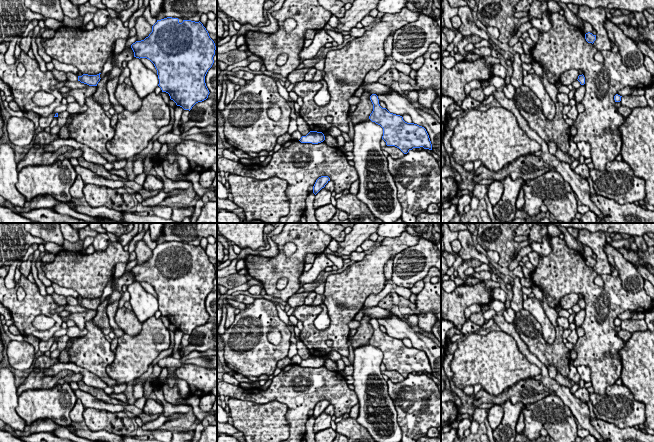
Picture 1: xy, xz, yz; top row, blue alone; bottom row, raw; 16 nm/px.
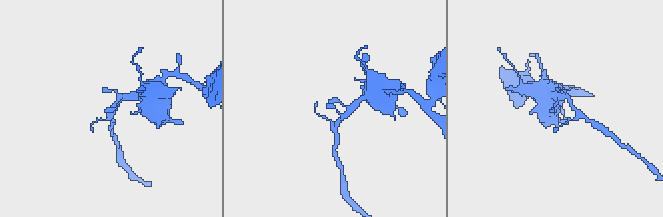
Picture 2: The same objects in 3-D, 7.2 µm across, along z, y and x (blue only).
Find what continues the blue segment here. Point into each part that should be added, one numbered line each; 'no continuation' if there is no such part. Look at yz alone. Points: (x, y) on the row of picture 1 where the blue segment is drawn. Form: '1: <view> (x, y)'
no continuation

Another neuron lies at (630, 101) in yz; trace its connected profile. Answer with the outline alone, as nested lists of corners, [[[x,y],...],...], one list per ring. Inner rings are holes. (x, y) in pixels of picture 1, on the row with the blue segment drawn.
[[[625,95],[621,97],[620,102],[621,106],[625,106],[630,109],[648,106],[647,100],[644,95],[642,96]]]

